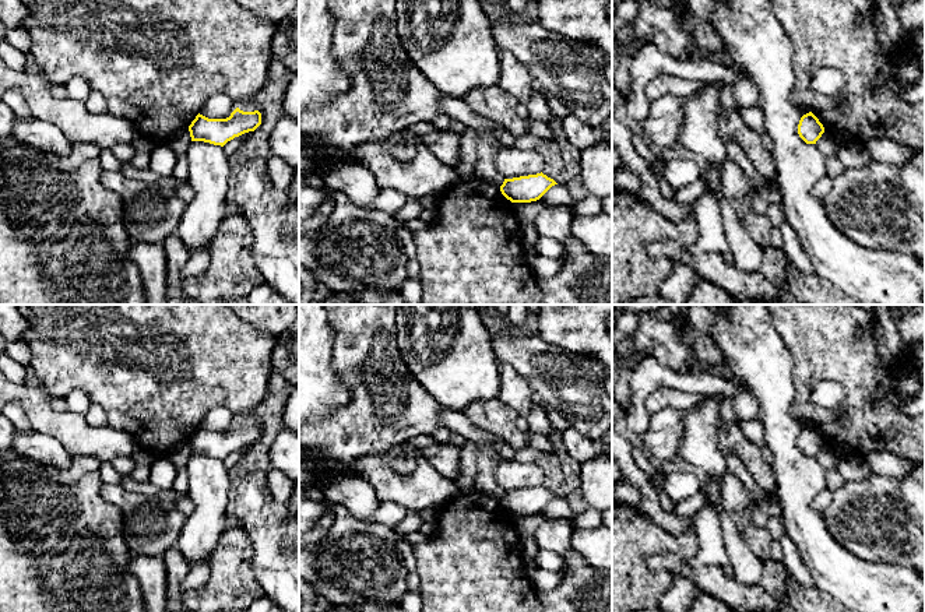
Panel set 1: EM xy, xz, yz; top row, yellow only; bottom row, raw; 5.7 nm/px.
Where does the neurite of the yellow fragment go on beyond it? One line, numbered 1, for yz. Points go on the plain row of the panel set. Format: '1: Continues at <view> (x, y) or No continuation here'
1: No continuation here

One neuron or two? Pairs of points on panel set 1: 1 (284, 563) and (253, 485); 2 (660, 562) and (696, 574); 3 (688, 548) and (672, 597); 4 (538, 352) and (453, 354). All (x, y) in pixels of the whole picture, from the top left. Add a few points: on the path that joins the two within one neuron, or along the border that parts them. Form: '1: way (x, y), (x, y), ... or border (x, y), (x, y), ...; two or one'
1: way (277, 544), (275, 533), (256, 512), (255, 505); one
2: way (668, 562), (679, 565), (688, 572); one
3: border (674, 574), (672, 584), (660, 597); two
4: border (489, 336), (489, 344), (499, 363); two

